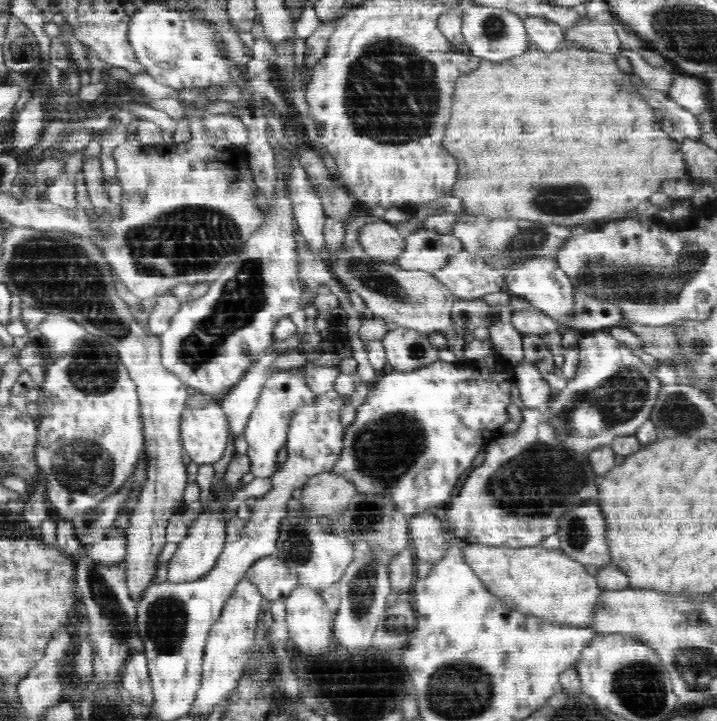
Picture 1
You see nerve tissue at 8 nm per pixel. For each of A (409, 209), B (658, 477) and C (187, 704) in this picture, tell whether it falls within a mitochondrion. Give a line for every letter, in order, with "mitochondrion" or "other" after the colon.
A: other
B: other
C: other

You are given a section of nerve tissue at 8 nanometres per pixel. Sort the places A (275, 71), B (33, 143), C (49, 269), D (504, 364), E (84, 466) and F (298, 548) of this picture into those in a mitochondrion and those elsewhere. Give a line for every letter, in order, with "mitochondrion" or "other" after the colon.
A: other
B: other
C: mitochondrion
D: other
E: mitochondrion
F: mitochondrion

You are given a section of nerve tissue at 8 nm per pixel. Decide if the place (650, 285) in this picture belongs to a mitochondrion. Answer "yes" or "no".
yes

